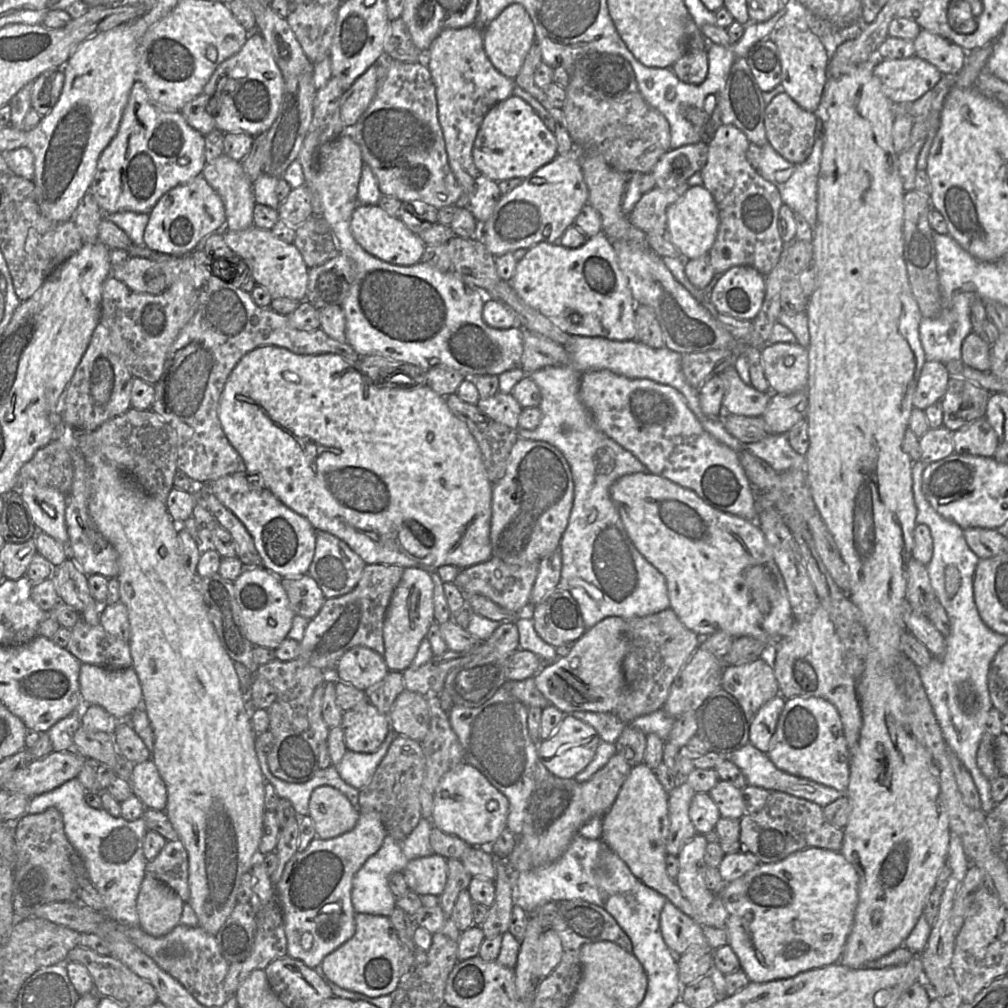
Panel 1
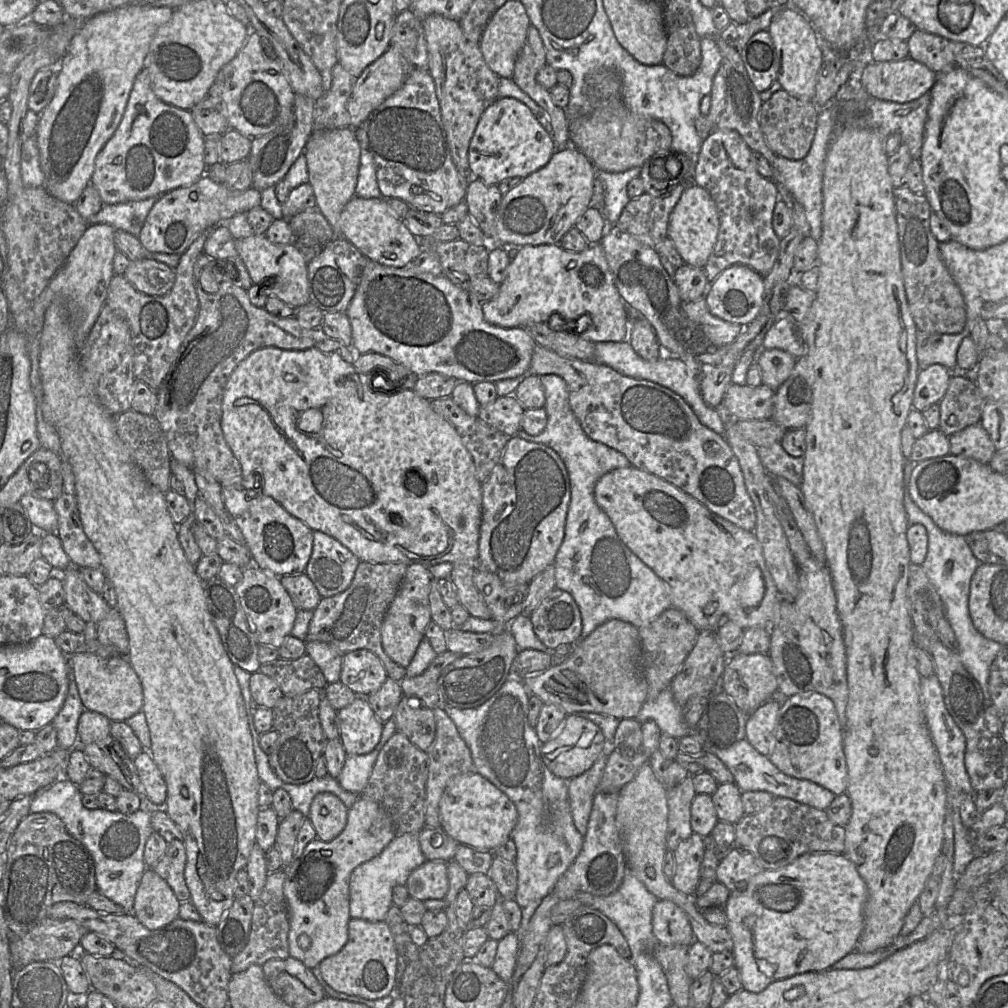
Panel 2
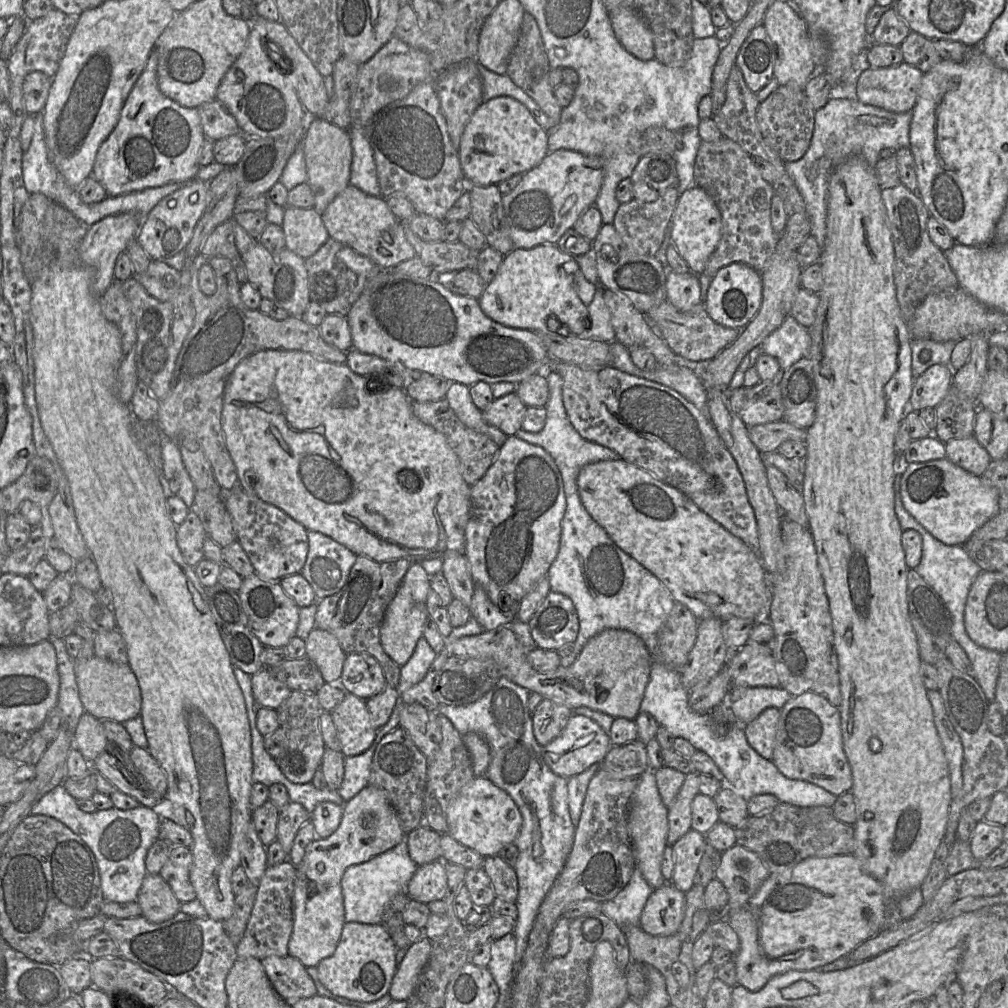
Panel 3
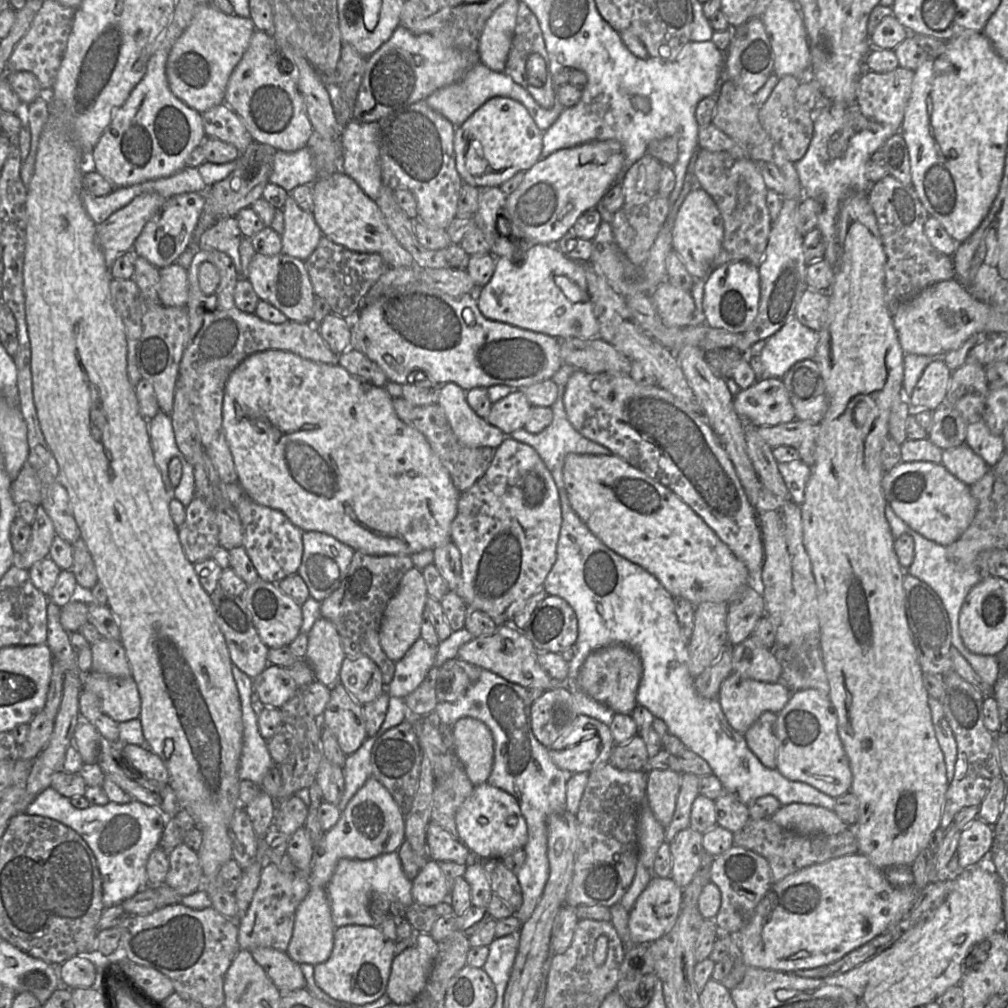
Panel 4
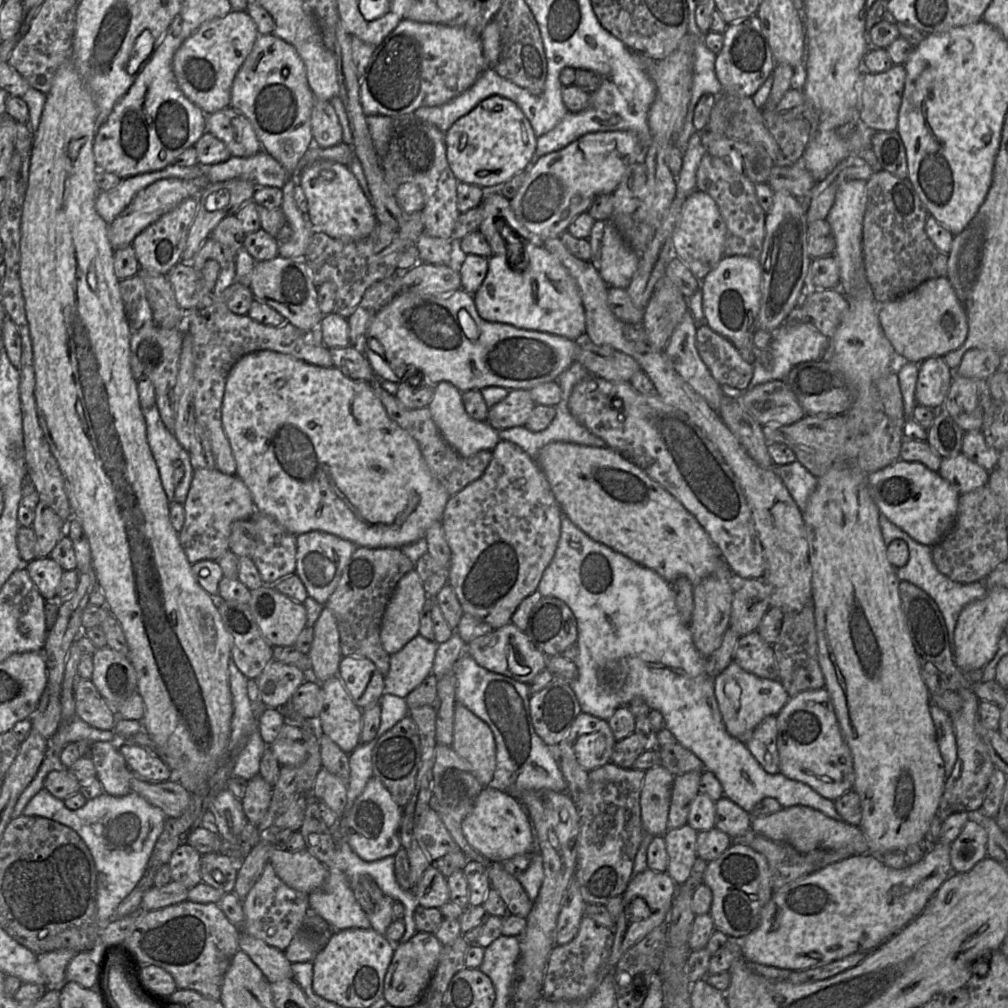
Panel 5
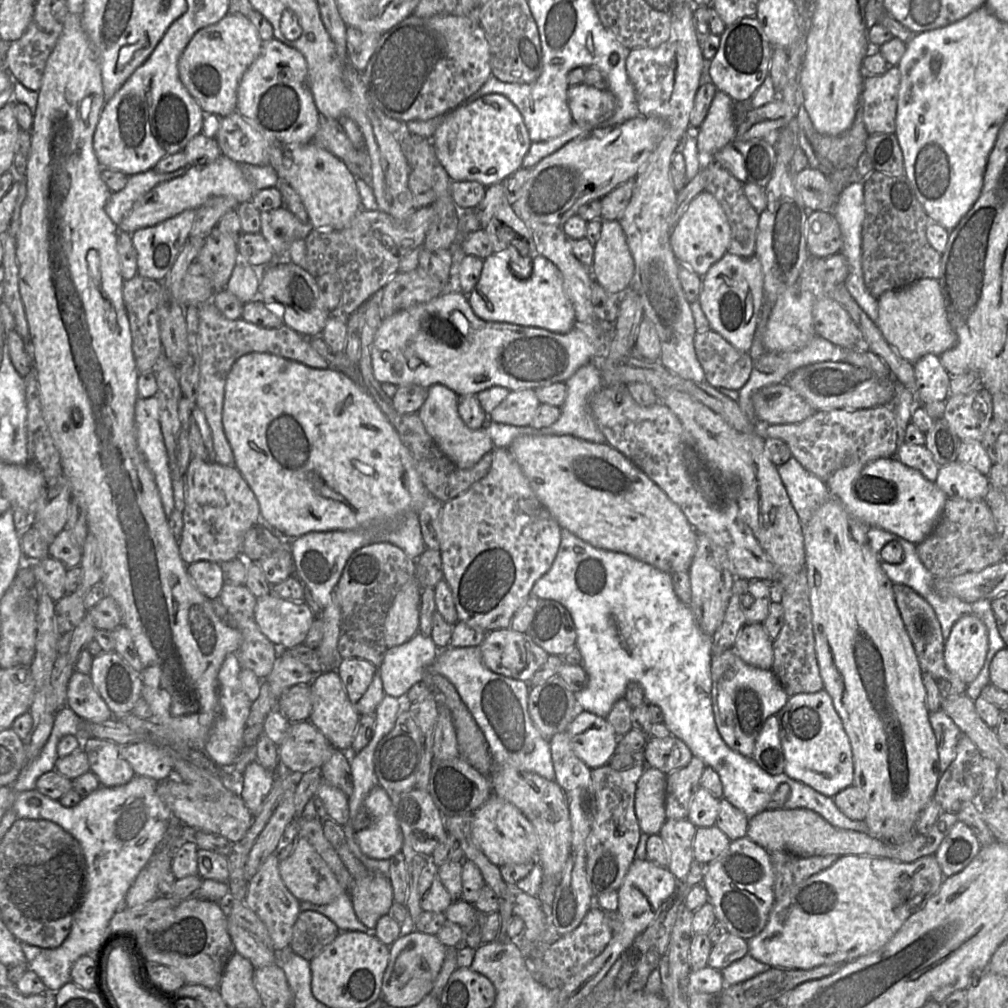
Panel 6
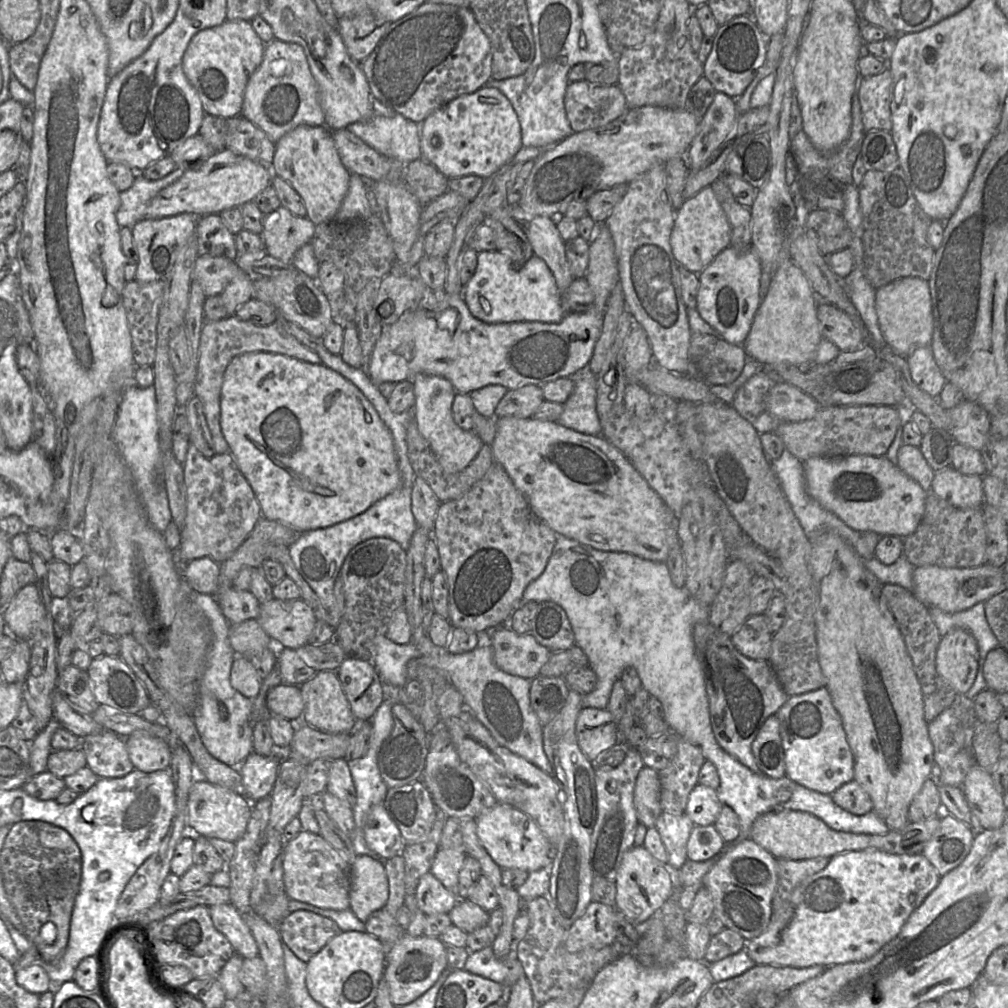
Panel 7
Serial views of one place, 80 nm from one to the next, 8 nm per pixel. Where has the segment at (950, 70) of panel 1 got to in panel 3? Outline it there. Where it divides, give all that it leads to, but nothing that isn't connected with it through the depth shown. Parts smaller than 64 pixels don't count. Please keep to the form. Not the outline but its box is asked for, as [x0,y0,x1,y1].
[899,31,942,73]

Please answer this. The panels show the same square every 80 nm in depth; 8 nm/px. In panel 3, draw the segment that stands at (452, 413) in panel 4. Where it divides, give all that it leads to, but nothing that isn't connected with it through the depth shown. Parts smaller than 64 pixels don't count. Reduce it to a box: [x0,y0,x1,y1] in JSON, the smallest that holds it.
[445,382,507,446]

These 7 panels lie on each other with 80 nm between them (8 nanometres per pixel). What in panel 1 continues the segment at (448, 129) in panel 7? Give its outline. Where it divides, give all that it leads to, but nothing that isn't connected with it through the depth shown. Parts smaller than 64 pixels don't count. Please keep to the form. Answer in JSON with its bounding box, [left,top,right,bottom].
[472,95,557,183]

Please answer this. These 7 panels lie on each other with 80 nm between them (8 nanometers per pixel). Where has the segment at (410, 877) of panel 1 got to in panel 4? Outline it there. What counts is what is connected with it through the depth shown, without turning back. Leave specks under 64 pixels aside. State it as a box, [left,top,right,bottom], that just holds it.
[412,860,448,907]

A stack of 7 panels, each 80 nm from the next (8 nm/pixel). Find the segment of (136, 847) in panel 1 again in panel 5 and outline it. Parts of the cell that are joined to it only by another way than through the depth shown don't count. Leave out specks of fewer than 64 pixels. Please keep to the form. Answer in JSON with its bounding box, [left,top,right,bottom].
[23,788,166,929]

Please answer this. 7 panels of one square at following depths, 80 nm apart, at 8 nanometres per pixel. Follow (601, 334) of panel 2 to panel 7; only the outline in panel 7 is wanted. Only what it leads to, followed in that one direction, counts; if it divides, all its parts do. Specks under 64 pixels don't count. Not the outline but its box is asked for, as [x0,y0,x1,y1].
[462,250,566,324]

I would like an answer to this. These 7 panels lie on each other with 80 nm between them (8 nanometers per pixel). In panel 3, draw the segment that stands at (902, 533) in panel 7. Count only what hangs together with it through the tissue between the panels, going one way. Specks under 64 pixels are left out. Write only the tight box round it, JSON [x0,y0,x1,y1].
[900,458,999,546]

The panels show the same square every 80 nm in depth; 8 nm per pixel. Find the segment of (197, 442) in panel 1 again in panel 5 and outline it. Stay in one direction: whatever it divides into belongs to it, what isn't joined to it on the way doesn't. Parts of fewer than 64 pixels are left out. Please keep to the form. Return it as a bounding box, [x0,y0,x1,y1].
[183,237,333,475]

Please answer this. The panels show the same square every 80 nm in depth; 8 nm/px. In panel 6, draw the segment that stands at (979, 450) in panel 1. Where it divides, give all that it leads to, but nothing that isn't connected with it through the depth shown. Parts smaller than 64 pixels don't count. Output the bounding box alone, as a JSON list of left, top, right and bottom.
[935,461,989,500]

